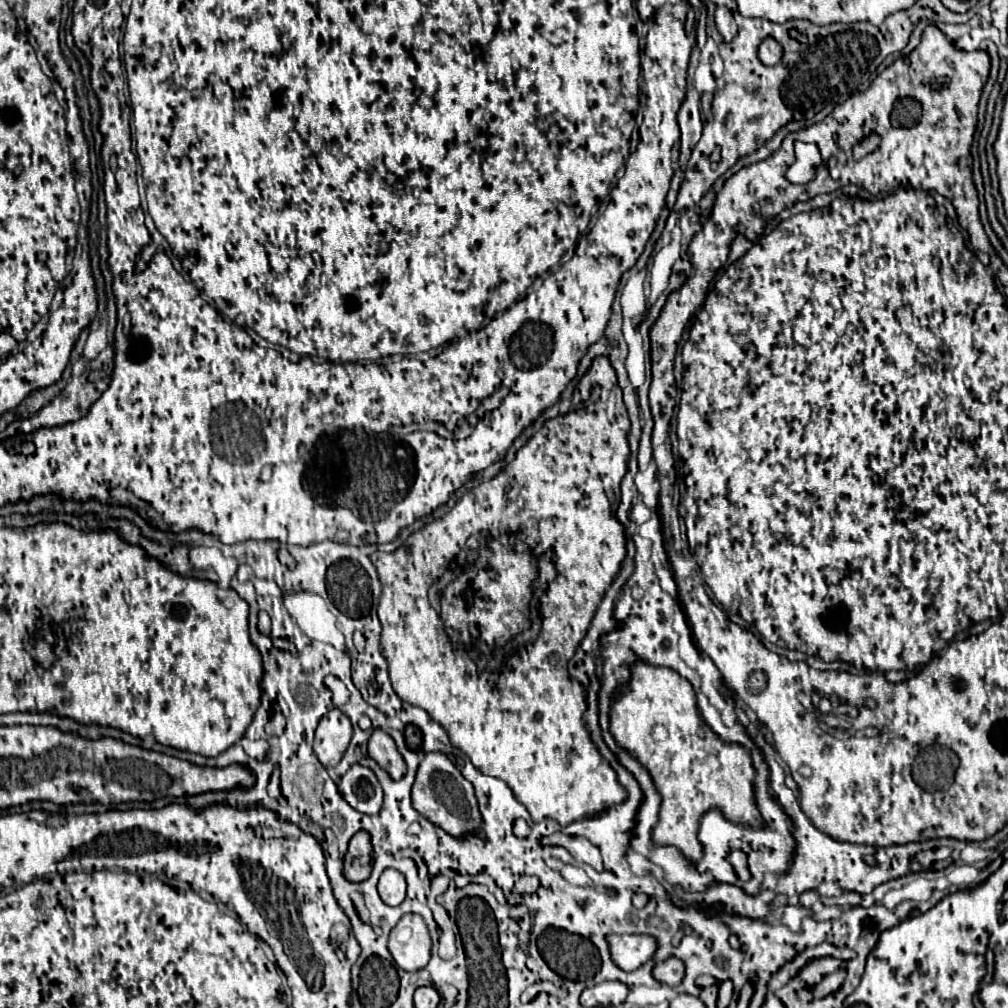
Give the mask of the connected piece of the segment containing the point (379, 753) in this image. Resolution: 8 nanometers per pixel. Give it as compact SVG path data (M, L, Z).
M376 729L368 741L368 755L384 769L390 773L392 779L400 779L406 773L406 763L400 755L400 751L396 749L394 739L382 731Z

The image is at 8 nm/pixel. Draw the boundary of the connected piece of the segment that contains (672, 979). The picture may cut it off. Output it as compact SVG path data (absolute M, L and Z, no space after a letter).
M670 957L662 963L656 963L654 969L652 969L652 975L660 983L668 983L668 985L676 987L684 979L684 965L682 965L680 959Z

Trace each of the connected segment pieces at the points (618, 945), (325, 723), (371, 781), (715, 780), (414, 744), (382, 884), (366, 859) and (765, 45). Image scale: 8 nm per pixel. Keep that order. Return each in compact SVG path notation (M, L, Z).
M608 935L606 937L612 961L622 971L634 971L644 965L656 951L650 935Z
M332 709L322 717L316 729L314 753L318 755L324 767L336 767L344 757L350 739L352 739L352 723L348 715L342 713L340 709Z
M352 765L338 785L340 795L356 811L376 815L382 807L382 787L372 769L364 765Z
M634 661L630 665L630 681L620 685L610 707L610 733L614 735L616 743L626 749L636 761L648 769L654 779L654 785L662 797L658 823L654 827L654 843L656 845L674 845L686 859L696 863L704 851L702 843L698 841L698 827L704 813L712 809L720 809L726 819L732 823L748 825L754 829L764 827L764 819L756 805L756 769L752 765L750 751L740 743L728 743L720 739L702 719L696 703L696 693L692 685L680 677L670 667L658 667L646 661Z
M404 725L406 743L413 750L420 750L422 746L422 733L414 725Z
M386 869L378 881L378 893L382 901L390 907L396 907L406 897L406 879L396 869Z
M358 831L350 845L348 853L344 857L344 875L350 881L364 881L370 877L374 863L374 847L370 841L370 835L366 831Z
M768 37L768 39L764 39L762 43L760 43L760 47L758 47L758 57L760 57L760 61L764 63L764 65L776 65L780 59L782 59L782 47L780 47L780 43L776 43L772 37Z

